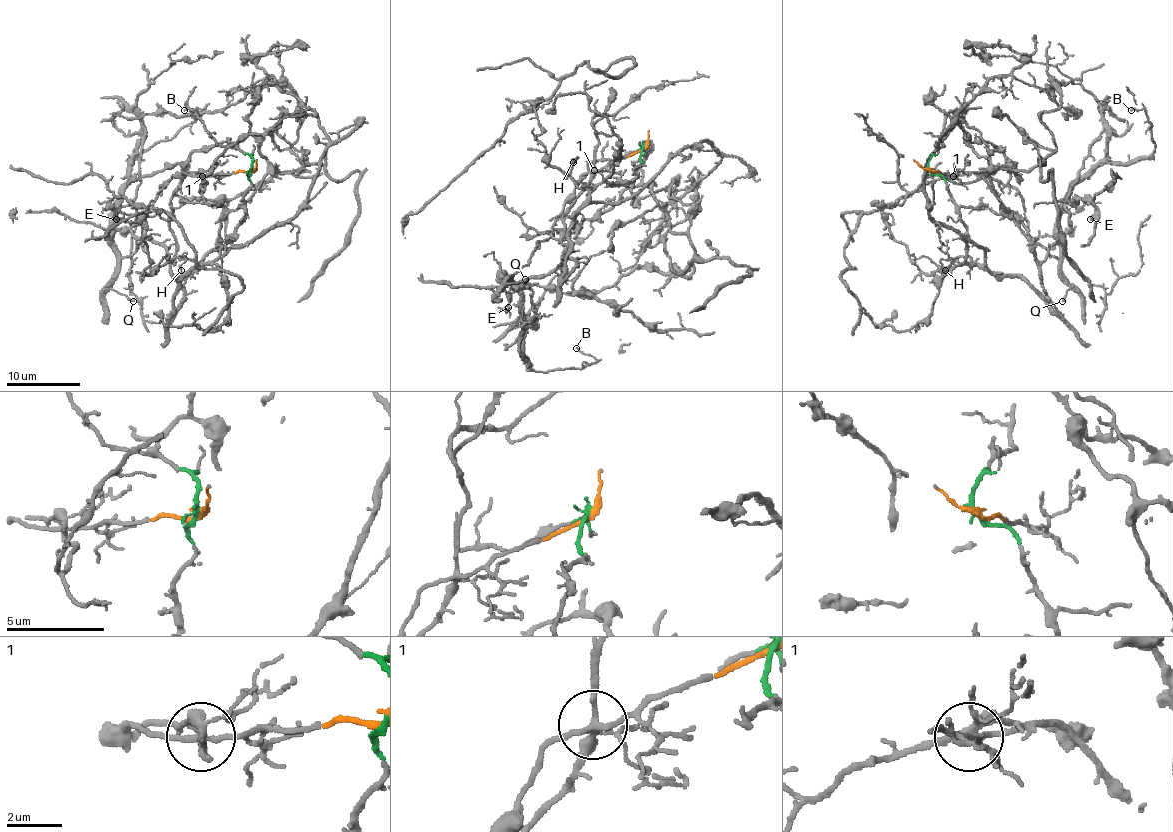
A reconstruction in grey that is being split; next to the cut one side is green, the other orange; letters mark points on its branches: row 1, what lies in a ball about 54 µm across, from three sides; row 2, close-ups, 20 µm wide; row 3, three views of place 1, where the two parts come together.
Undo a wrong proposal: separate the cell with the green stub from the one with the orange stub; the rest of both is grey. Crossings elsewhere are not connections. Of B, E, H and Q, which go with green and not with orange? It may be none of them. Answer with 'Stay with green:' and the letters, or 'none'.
Stay with green: E, H

